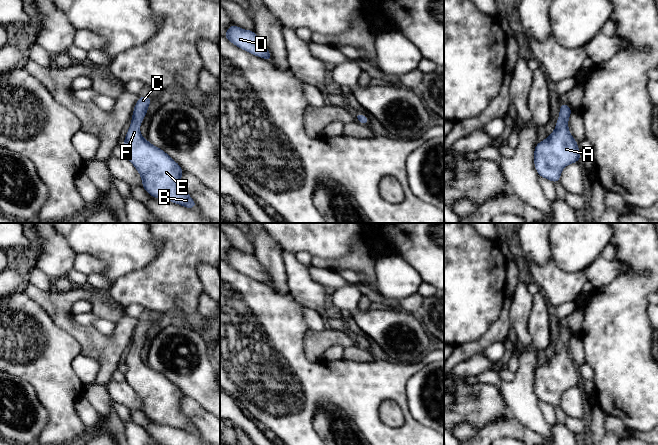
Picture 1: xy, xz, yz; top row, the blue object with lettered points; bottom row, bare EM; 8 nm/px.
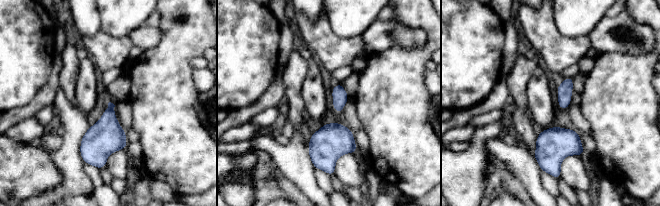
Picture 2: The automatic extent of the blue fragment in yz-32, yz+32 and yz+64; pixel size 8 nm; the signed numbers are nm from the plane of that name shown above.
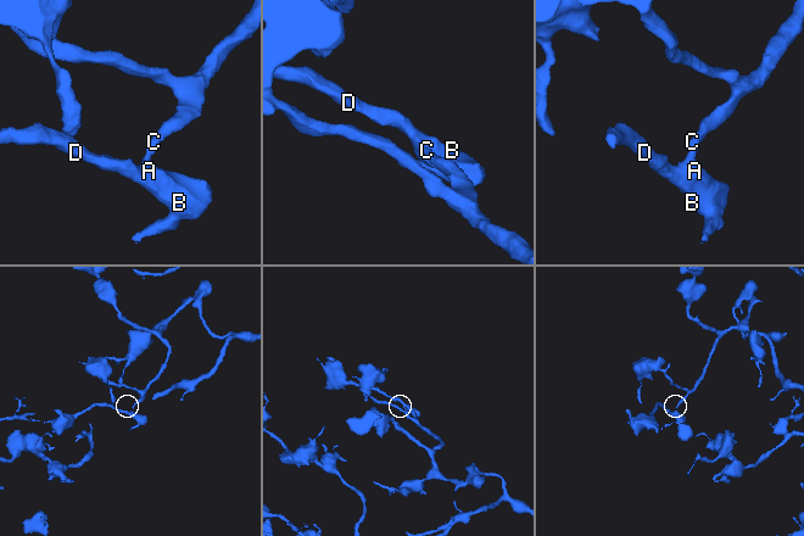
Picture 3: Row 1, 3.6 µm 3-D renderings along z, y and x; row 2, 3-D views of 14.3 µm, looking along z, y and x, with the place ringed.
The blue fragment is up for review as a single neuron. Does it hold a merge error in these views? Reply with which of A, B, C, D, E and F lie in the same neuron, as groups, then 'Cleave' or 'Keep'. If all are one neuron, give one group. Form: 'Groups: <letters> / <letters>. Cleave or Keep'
Groups: A B C D E F. Keep

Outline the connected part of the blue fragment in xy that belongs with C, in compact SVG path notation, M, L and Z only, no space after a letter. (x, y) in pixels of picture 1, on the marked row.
M139 96L134 106L131 124L123 141L125 157L139 172L142 188L150 196L194 209L198 204L181 188L181 176L185 171L140 133L140 124L146 117L151 100L150 96Z

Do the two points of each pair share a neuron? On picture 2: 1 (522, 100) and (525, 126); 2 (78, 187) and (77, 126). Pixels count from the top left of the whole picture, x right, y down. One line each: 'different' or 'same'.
1: same
2: same

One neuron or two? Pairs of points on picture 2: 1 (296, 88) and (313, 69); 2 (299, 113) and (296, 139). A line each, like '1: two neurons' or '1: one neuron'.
1: two neurons
2: two neurons

